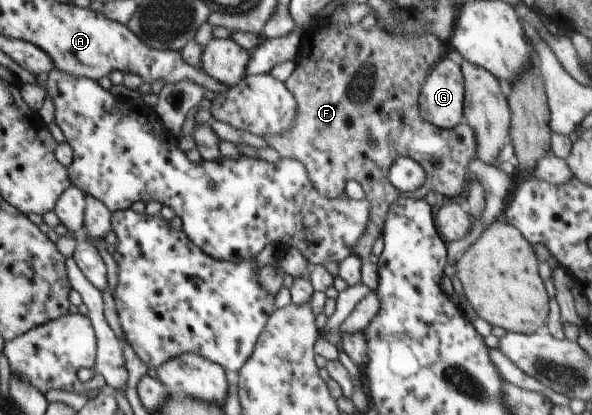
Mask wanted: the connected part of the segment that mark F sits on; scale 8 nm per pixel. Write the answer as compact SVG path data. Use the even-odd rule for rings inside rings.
M330 22L326 25L328 25L328 28L324 28L326 32L338 32L348 36L356 52L344 54L344 72L342 72L342 62L336 60L332 62L332 56L324 58L324 54L306 54L307 34L304 32L301 36L301 51L296 58L296 68L284 82L297 102L294 126L290 131L284 131L282 134L266 135L265 141L282 157L292 157L303 162L313 185L325 197L335 199L344 196L343 191L348 180L356 180L363 185L367 201L371 204L371 216L365 233L353 249L353 254L366 261L374 241L381 236L386 215L398 197L411 196L413 199L423 199L428 192L436 192L453 200L459 200L464 184L471 179L469 163L472 158L477 157L477 140L475 130L468 122L460 122L454 128L443 130L424 120L420 114L419 96L422 85L430 70L444 56L444 44L437 36L390 34L378 24L369 30L365 30L360 23L346 28L334 28ZM403 156L412 156L416 160L422 158L424 160L422 168L426 171L426 182L423 186L407 194L398 190L388 178L391 164L398 157Z

